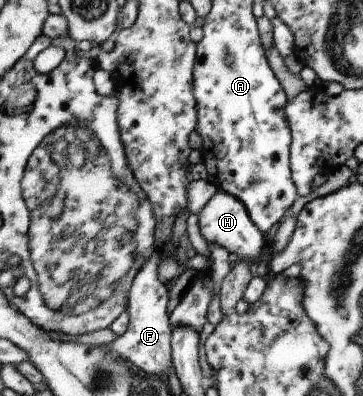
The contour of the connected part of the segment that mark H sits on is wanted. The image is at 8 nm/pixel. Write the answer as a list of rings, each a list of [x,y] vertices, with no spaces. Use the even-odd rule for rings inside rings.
[[[218,190],[210,199],[206,207],[198,215],[198,227],[200,234],[206,242],[226,248],[229,253],[236,253],[242,259],[246,259],[254,265],[255,270],[266,273],[267,256],[264,249],[263,230],[255,224],[248,213],[247,206],[239,197],[228,193],[226,190]]]

